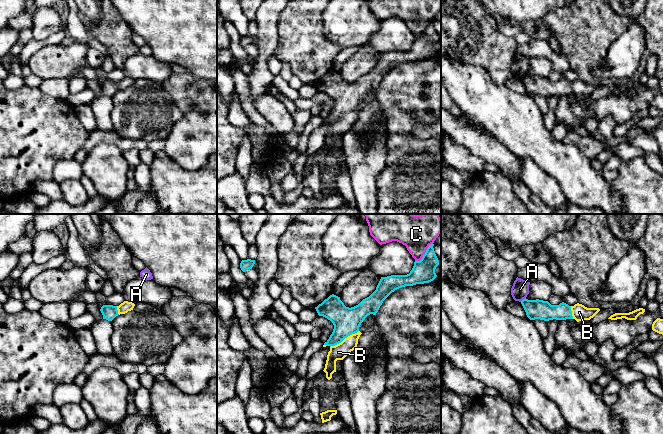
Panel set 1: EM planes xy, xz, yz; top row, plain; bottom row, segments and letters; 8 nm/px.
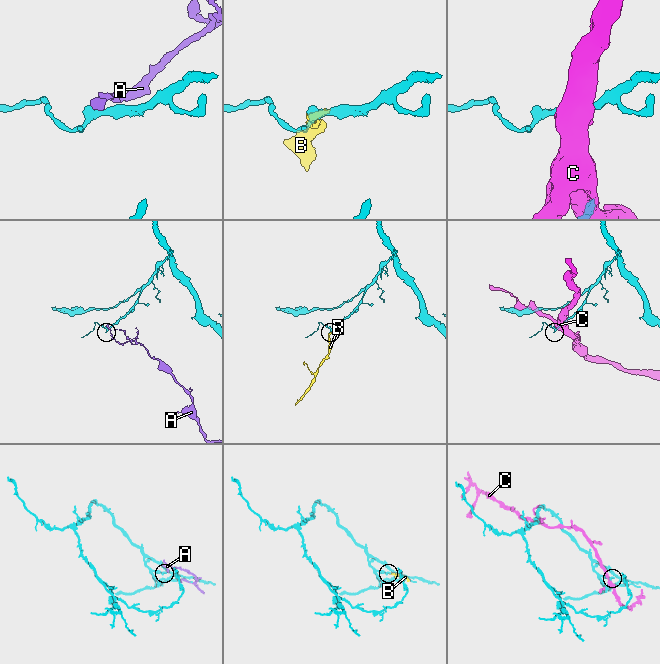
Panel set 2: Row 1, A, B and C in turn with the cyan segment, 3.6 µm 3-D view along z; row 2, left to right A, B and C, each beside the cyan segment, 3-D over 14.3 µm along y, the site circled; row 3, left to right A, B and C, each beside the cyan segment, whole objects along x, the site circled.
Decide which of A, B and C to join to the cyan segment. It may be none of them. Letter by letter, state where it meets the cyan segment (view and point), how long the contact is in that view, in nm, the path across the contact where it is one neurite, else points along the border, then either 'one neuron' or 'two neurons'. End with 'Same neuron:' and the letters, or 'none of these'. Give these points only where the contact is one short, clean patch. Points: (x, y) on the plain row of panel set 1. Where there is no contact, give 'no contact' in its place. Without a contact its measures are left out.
A: yz (523, 75) | 60 nm | two neurons
B: xz (344, 114) | 280 nm | across xz (346, 97), (344, 114), (338, 128) | one neuron
C: xz (424, 30) | 200 nm | two neurons
Same neuron: B

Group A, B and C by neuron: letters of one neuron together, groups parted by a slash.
A / B / C

